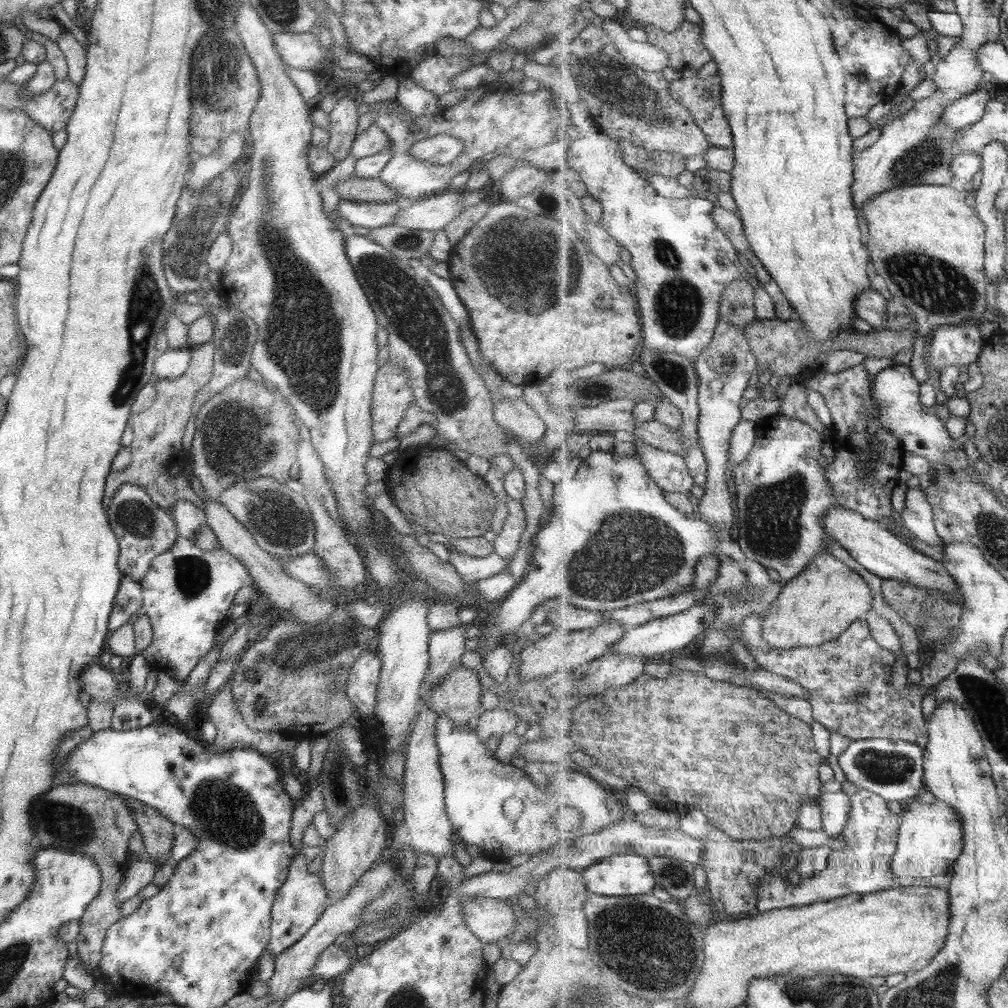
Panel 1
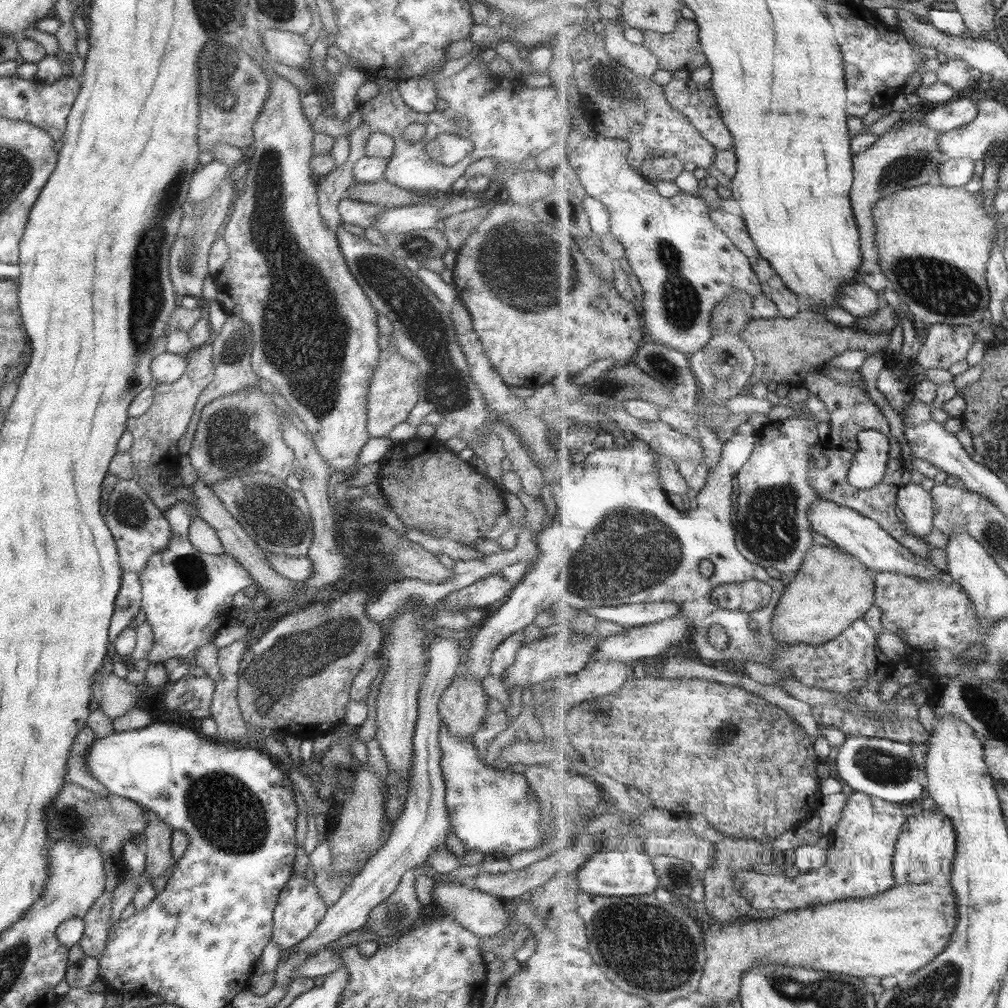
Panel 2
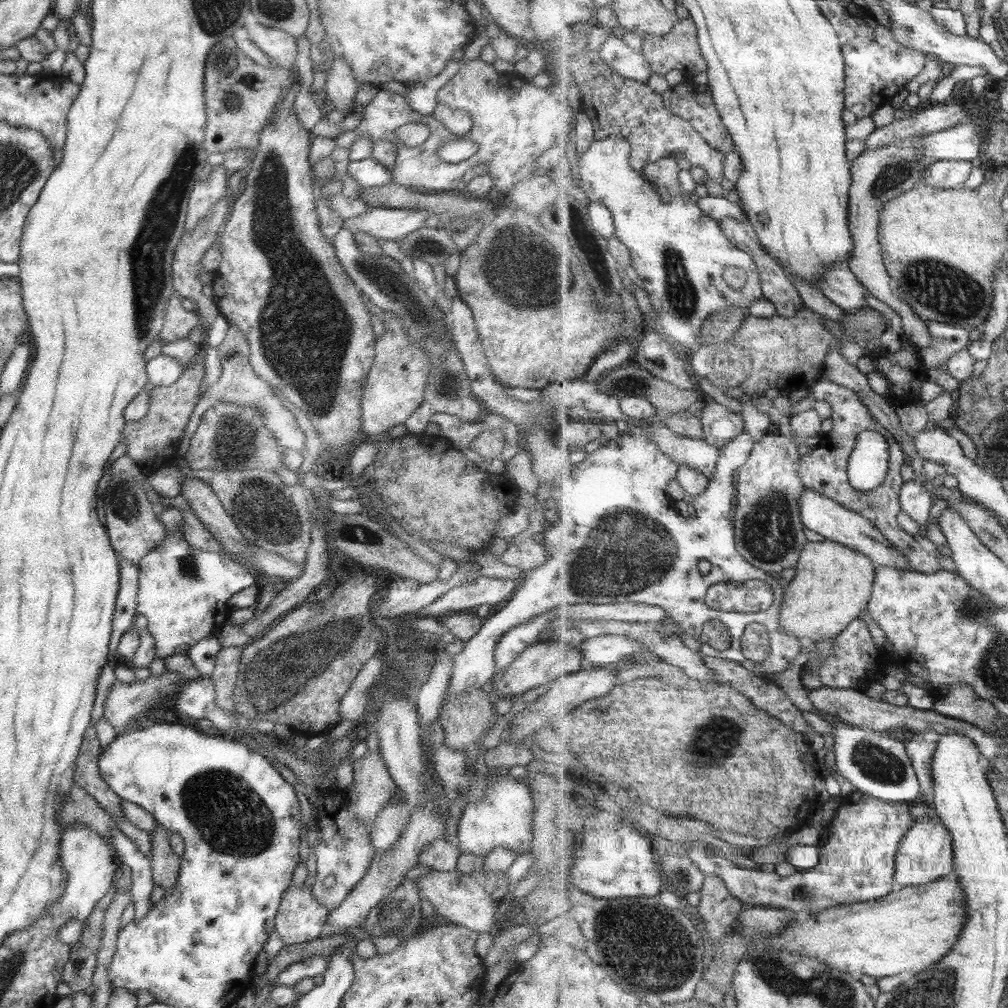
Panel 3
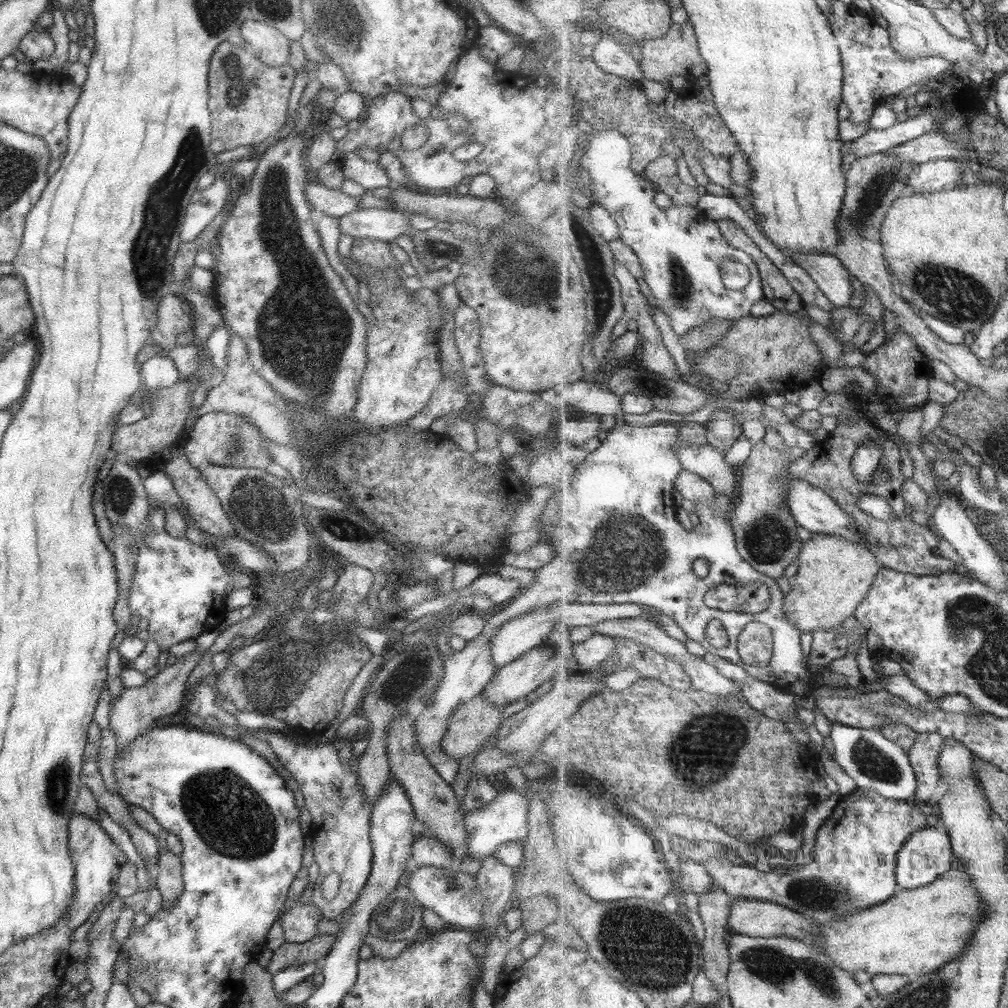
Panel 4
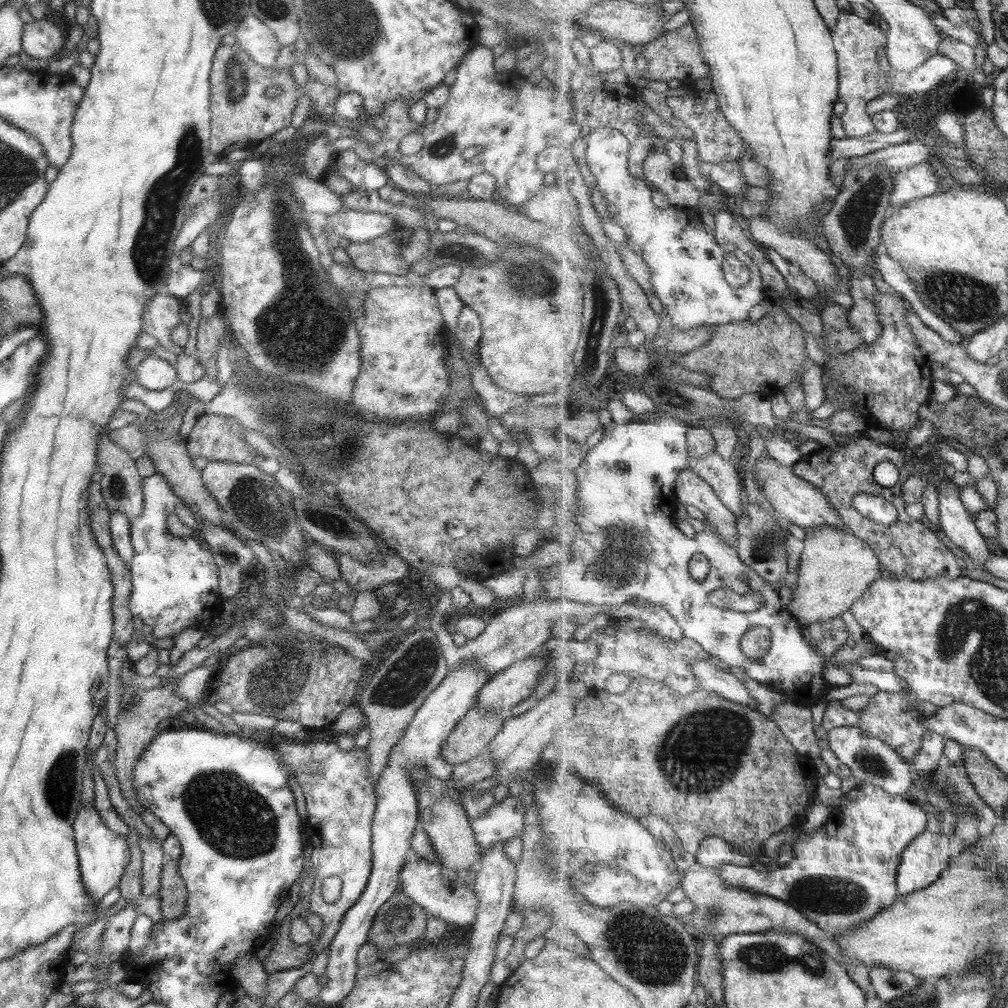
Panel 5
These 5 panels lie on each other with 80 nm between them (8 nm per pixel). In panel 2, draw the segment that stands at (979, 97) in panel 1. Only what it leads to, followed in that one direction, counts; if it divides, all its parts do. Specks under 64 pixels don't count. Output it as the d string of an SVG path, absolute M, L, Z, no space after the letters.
M962 96L960 99L934 105L934 109L926 112L922 122L933 131L947 133L972 123L978 112L978 101Z

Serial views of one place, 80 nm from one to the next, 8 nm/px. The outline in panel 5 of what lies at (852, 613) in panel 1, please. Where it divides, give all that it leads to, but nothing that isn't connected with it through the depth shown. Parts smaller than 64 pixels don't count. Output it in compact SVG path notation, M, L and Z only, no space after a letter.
M836 526L805 529L803 542L804 549L797 567L797 586L786 609L805 627L811 623L827 622L845 611L850 612L856 600L884 574L875 549L845 529Z

